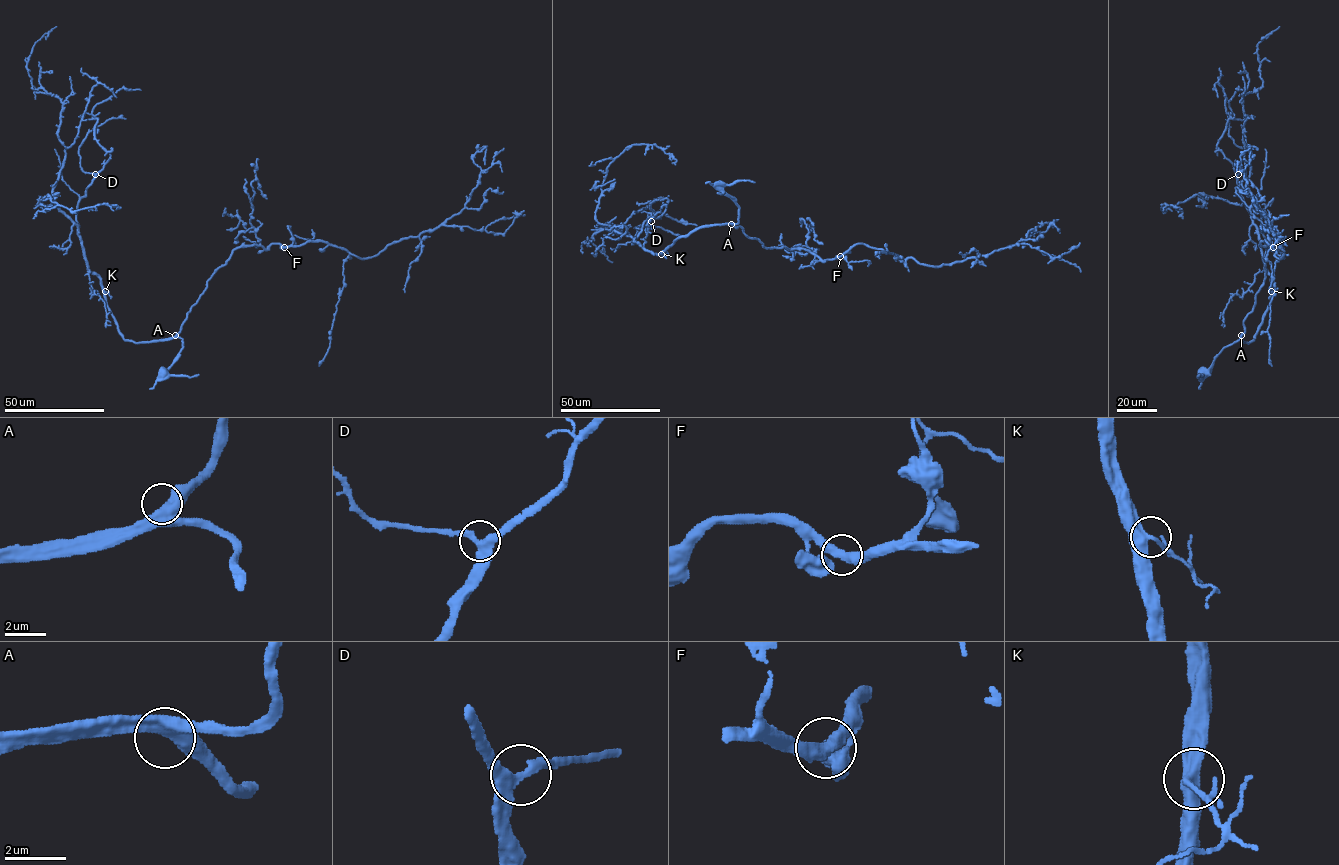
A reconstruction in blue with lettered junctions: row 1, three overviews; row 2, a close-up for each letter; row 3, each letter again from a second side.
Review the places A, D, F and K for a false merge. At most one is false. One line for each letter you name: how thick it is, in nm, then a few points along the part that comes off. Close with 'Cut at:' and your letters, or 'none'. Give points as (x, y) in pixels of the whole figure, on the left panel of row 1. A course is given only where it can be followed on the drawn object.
Cut at: none

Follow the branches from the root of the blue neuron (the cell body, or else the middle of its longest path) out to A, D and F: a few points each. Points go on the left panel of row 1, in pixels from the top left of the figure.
A: (161, 372), (171, 364), (182, 347), (182, 339), (175, 335)
D: (161, 372), (182, 348), (182, 339), (125, 340), (107, 306), (101, 279), (89, 269), (76, 209), (95, 174)
F: (161, 372), (182, 347), (176, 335), (187, 314), (231, 252), (254, 245), (284, 247)

